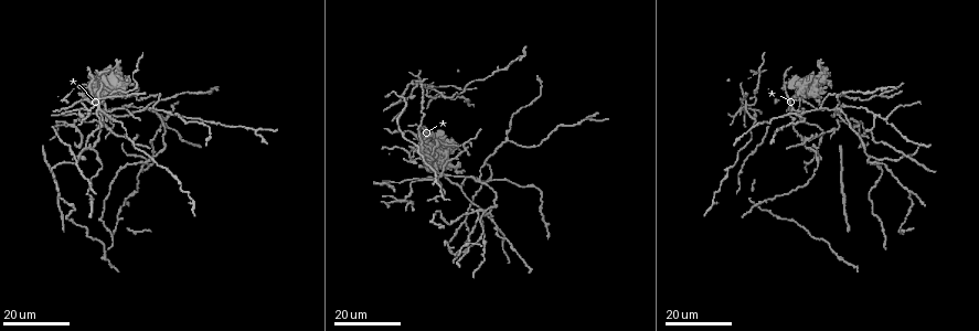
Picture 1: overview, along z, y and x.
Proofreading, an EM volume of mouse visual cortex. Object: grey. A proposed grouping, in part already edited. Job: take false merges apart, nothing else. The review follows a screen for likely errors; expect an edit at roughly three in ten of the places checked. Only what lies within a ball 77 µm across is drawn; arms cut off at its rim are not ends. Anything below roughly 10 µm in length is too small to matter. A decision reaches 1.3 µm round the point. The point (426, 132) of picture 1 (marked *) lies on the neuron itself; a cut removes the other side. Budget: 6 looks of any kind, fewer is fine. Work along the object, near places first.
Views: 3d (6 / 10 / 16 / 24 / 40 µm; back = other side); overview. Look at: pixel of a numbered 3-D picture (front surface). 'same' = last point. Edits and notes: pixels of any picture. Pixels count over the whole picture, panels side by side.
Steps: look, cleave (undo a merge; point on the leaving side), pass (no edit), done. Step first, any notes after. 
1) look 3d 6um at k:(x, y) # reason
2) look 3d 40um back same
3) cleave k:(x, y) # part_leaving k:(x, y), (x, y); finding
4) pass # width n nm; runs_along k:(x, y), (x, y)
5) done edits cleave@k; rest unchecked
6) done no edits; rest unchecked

look 3d 16um at 1:(797, 110) # four or more arms meet

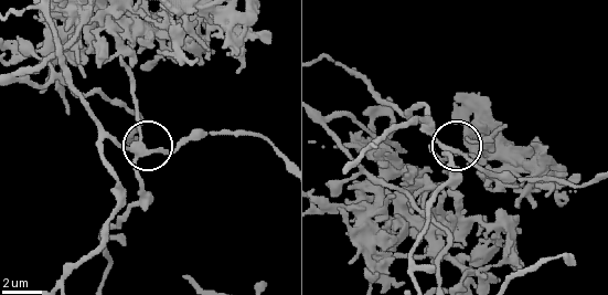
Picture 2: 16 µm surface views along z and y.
look 3d 6um at 2:(452, 149) # zoom in

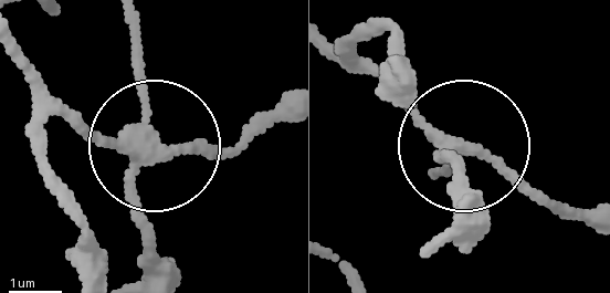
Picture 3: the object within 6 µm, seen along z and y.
look 3d 6um back at 3:(149, 153) # other side

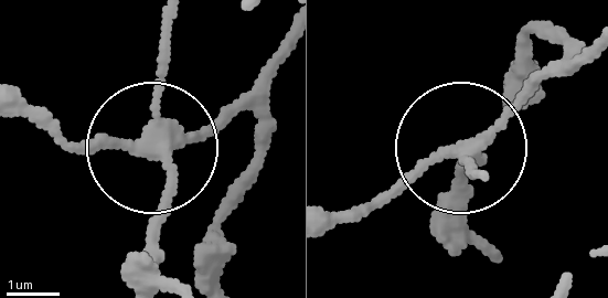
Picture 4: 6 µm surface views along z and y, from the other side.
cleave 4:(163, 61) # width 260 nm; part_leaving 4:(160, 148), (172, 197), (160, 263), (172, 275); a second neuron is stuck on

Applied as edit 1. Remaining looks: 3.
look overview # redraw

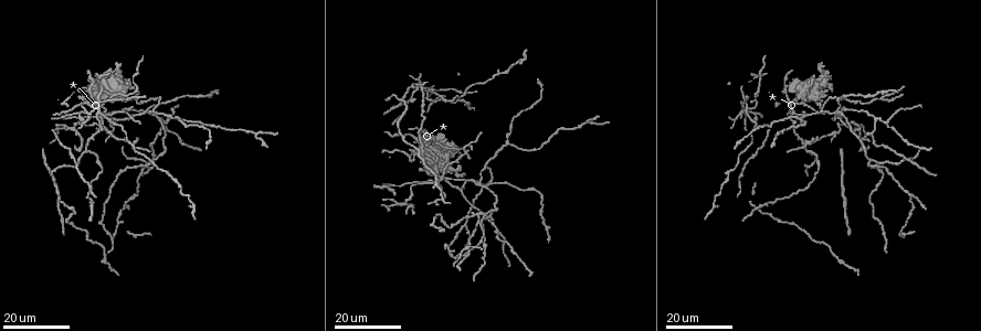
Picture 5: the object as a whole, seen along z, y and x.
look 3d 24um at 5:(95, 93)

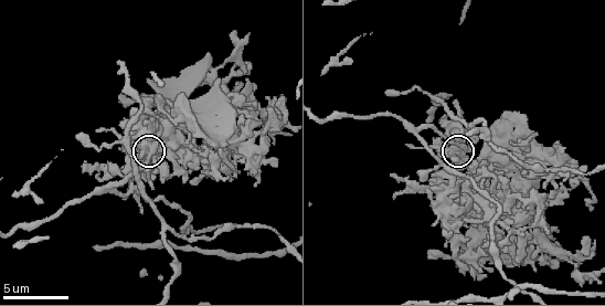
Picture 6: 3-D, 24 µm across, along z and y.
look 3d 6um at 6:(464, 149)

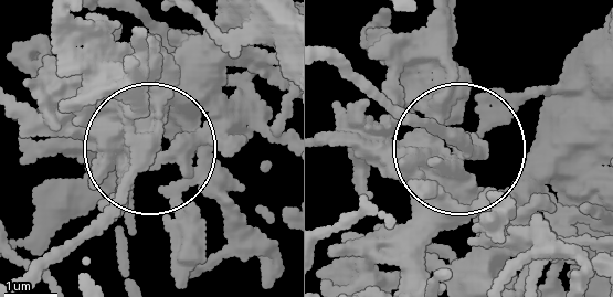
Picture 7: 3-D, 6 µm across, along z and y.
cleave 7:(73, 83) # width 400 nm; a second neuron is stuck on

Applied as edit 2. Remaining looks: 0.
done edits cleave@4, cleave@7; rest unchecked

